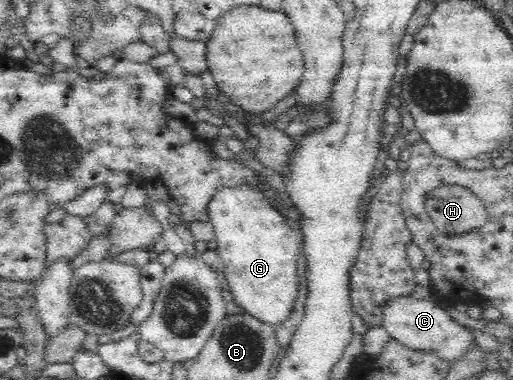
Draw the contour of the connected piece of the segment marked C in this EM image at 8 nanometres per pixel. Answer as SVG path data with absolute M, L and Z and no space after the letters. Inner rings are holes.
M409 295L386 298L382 306L382 326L392 338L412 348L433 348L442 358L452 361L460 357L474 343L468 328L458 324L446 309L437 304L437 298L422 300Z

